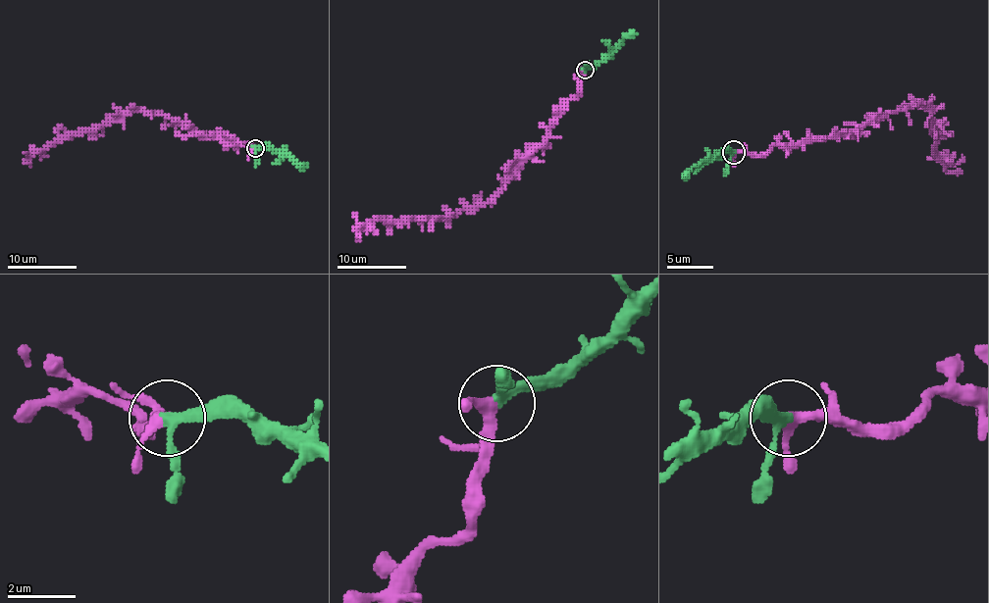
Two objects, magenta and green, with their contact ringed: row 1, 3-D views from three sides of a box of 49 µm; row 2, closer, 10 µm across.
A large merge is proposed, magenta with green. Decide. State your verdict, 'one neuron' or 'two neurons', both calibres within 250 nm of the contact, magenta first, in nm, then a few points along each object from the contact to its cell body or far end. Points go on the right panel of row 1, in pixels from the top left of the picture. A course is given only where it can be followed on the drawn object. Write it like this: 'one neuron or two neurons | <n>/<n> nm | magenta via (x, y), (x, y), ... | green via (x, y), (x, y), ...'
one neuron | 300/240 nm | magenta via (733, 152), (763, 155), (774, 145), (849, 136), (920, 104), (937, 131), (937, 155), (948, 167), (962, 155) | green via (733, 152), (709, 155), (684, 177)

